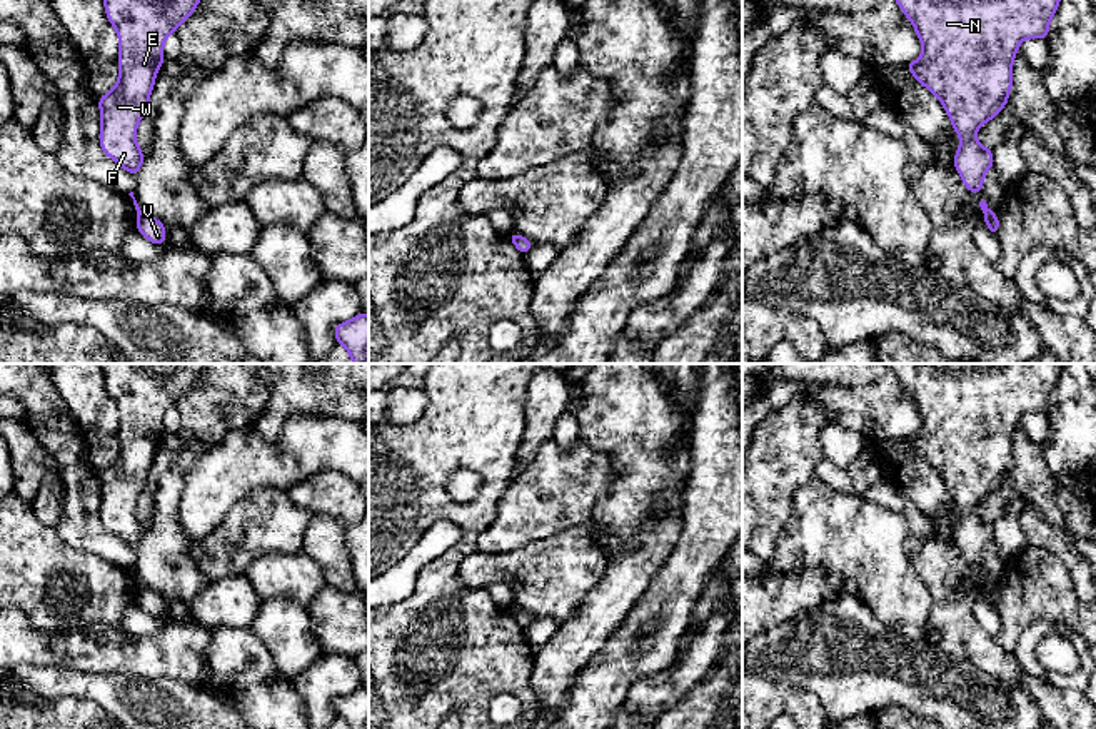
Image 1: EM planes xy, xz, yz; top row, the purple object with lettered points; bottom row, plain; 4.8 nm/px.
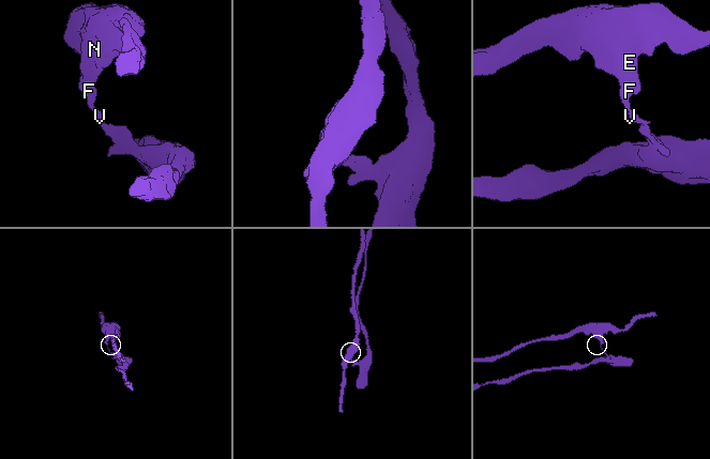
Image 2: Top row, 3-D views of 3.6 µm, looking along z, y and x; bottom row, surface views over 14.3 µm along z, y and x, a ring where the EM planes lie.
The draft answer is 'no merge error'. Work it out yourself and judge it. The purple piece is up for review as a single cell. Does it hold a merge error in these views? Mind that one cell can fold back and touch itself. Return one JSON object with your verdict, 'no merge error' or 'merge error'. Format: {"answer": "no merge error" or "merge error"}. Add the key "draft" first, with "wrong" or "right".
{"draft": "wrong", "answer": "merge error"}

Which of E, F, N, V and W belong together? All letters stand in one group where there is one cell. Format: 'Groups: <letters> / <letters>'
Groups: E F N W / V

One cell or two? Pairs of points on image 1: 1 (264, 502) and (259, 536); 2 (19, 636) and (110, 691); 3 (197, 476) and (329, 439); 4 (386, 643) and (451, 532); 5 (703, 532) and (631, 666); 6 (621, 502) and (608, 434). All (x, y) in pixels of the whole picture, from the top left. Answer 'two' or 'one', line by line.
1: one
2: two
3: one
4: two
5: one
6: one

